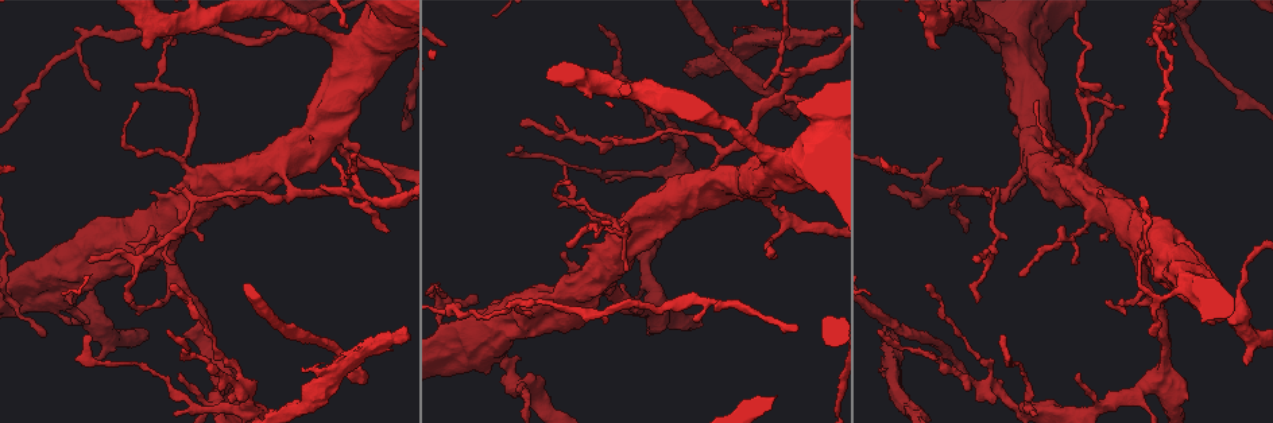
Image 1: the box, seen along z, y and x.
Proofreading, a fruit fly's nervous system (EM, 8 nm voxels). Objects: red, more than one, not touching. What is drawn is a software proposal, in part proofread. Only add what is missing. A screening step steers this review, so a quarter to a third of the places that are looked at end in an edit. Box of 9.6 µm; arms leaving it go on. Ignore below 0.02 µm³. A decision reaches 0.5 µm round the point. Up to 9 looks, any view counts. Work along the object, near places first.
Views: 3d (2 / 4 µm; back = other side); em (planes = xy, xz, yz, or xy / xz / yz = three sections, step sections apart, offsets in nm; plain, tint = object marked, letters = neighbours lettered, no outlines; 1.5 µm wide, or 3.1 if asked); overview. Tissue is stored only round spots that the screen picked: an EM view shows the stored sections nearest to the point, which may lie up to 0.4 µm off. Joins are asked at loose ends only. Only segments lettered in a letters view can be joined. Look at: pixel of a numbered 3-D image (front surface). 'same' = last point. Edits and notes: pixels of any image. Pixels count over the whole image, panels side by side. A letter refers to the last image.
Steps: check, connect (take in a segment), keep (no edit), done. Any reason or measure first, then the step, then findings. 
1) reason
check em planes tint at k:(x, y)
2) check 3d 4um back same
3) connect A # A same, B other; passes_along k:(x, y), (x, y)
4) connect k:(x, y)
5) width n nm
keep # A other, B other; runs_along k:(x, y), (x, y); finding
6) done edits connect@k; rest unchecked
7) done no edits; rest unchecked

thin end
check em xy step 4 plain at 1:(975, 298)

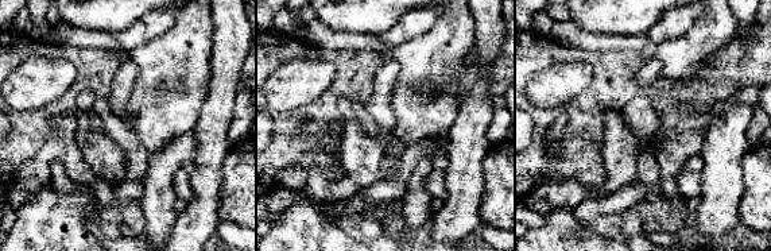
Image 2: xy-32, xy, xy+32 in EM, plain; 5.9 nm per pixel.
check em xy step 4 tint same

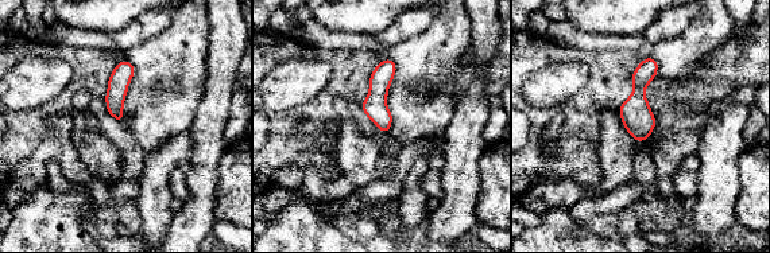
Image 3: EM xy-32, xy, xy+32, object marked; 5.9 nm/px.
check em xy step 4 letters same

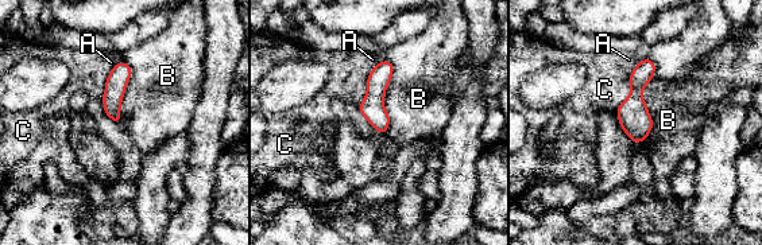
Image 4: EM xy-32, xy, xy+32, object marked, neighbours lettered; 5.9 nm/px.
keep # A other, B other, C other; border 4:(385, 59), (393, 66), (386, 133); none of them fits

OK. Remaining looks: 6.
check em xz step 4 tint at 1:(792, 116)

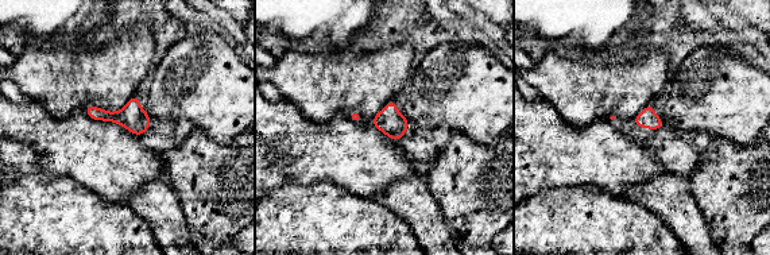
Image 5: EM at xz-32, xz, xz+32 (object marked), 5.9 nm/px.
check em yz step 8 letters same

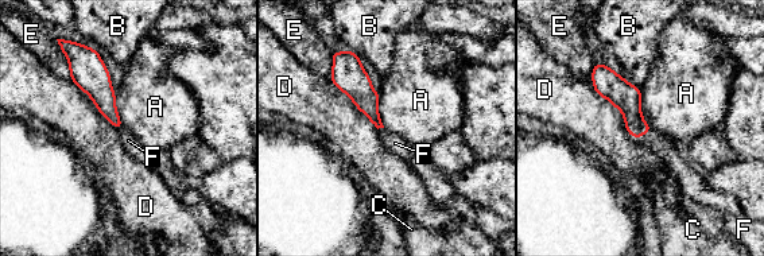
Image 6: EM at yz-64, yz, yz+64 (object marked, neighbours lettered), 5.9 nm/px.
connect F # A other, B other, C other, D other, E other, F same; passes_along 6:(625, 97), (644, 134), (659, 144); it goes on there

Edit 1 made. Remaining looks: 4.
check overview

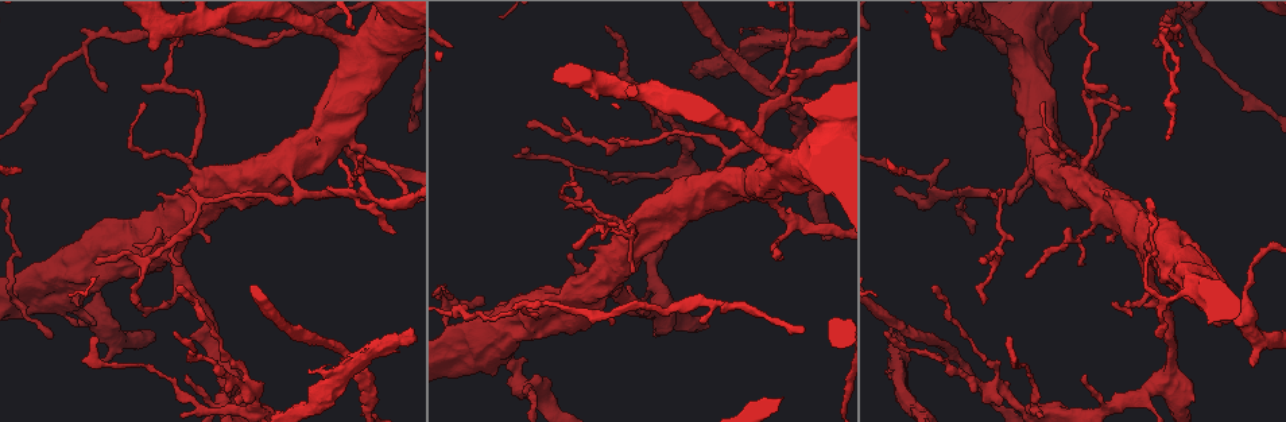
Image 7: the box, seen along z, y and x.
check 3d 2um back at 7:(970, 233)

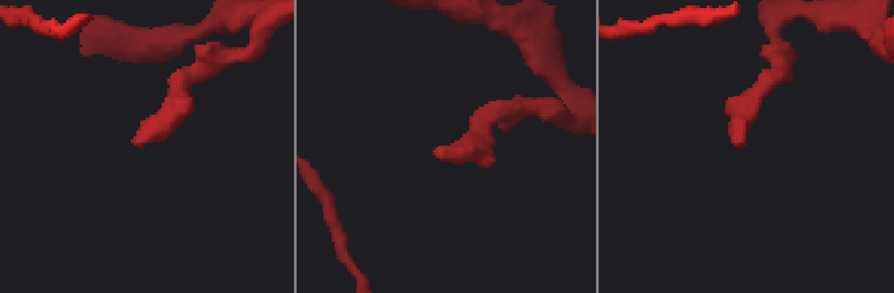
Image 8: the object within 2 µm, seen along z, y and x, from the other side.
now the EM
check em planes plain at 8:(135, 145)

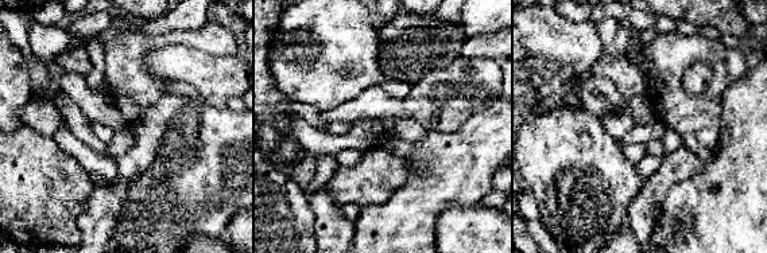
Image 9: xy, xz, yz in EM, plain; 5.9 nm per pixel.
see the neighbours
check em planes letters same

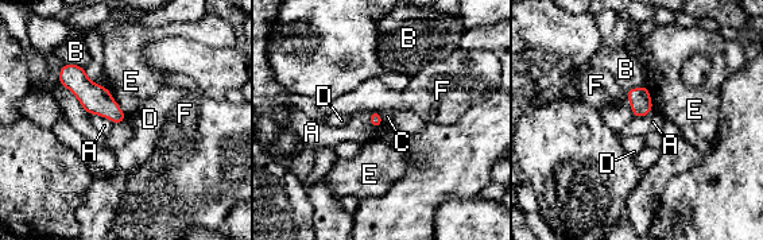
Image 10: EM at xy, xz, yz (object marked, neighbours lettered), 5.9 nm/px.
keep # A other, B other, C other, D other, E other, F other; border 10:(127, 117), (113, 124); none of them fits

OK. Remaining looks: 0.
done edits connect@6; rest unchecked

